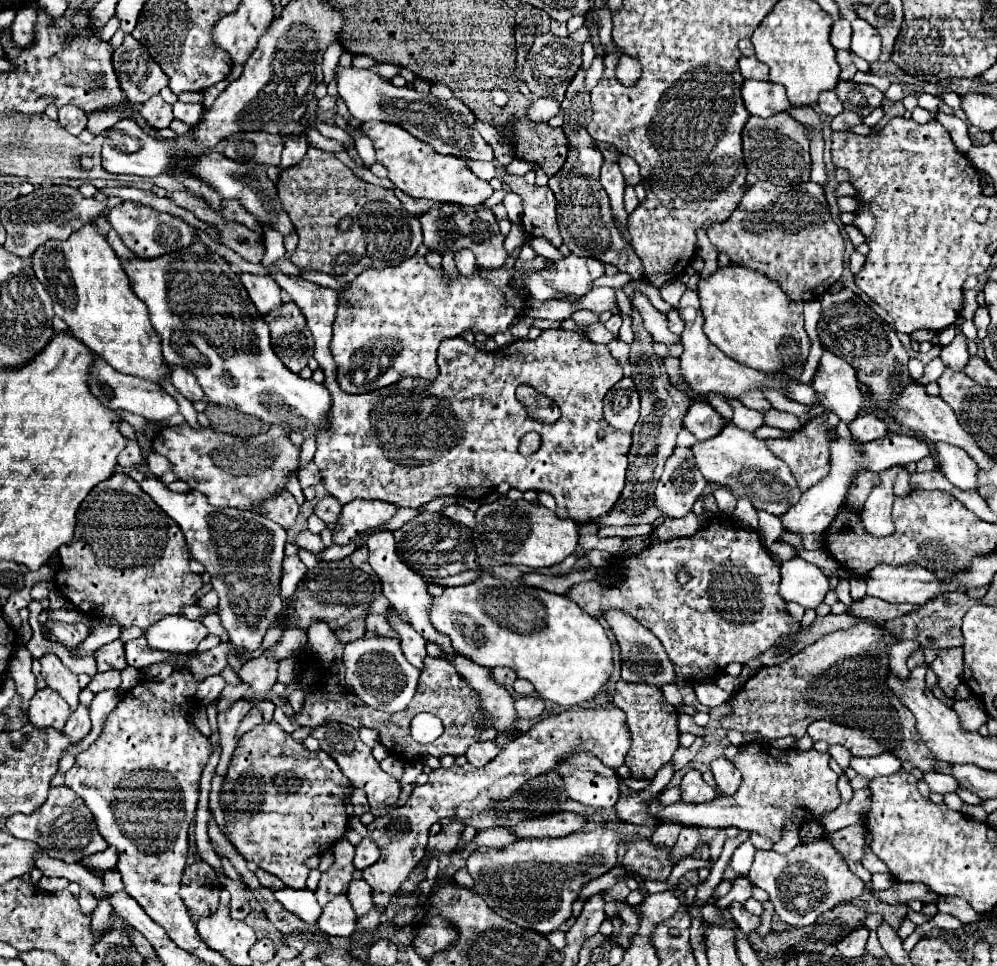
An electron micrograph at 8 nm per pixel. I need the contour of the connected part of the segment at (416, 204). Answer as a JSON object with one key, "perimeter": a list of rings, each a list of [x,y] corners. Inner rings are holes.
{"perimeter":[[[395,190],[395,196],[401,200],[401,204],[413,216],[423,216],[425,212],[429,212],[429,210],[433,210],[433,208],[439,206],[439,202],[431,202],[431,200],[411,200],[409,196],[403,196],[403,192],[399,192],[399,190]]]}

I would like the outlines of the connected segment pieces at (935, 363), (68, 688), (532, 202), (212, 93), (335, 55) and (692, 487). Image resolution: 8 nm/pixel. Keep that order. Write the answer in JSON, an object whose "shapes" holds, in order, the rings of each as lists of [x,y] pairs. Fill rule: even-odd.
{"shapes":[[[[931,360],[931,362],[925,366],[925,372],[923,372],[923,376],[921,376],[921,378],[917,378],[917,384],[923,384],[923,386],[927,386],[929,382],[935,382],[935,380],[941,376],[943,368],[945,368],[945,364],[943,364],[941,360]]],[[[55,654],[43,656],[41,666],[43,666],[41,674],[47,680],[47,686],[53,688],[55,692],[59,692],[59,696],[69,704],[71,712],[75,712],[79,706],[79,692],[81,692],[77,674],[69,672]]],[[[505,174],[503,184],[523,200],[523,228],[531,236],[545,236],[553,246],[561,246],[555,216],[555,196],[549,186],[527,184],[523,176]]],[[[223,80],[223,82],[219,82],[219,84],[215,84],[215,86],[211,86],[211,88],[207,88],[205,90],[205,100],[203,100],[203,106],[205,108],[211,108],[211,104],[215,102],[215,98],[225,90],[229,86],[229,82],[227,80]]],[[[339,42],[333,43],[326,49],[322,63],[322,70],[324,73],[323,83],[326,86],[332,81],[334,69],[337,66],[343,52],[344,48]]],[[[675,446],[655,488],[655,506],[669,518],[687,516],[707,484],[697,468],[685,466],[685,458],[693,458],[693,450]]]]}

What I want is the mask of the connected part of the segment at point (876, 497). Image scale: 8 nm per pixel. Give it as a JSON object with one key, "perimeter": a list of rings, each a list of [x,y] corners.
{"perimeter":[[[899,466],[899,468],[889,468],[887,472],[879,472],[881,484],[877,488],[873,488],[873,492],[869,494],[869,498],[861,510],[863,528],[867,534],[871,534],[875,538],[891,536],[895,532],[893,518],[891,518],[891,506],[893,506],[893,498],[895,498],[893,482],[901,470],[905,470],[905,468]]]}

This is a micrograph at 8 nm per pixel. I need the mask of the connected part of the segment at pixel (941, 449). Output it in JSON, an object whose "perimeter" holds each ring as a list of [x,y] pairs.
{"perimeter":[[[935,442],[933,446],[937,450],[939,470],[945,478],[961,490],[977,490],[977,466],[967,452],[947,442]]]}

